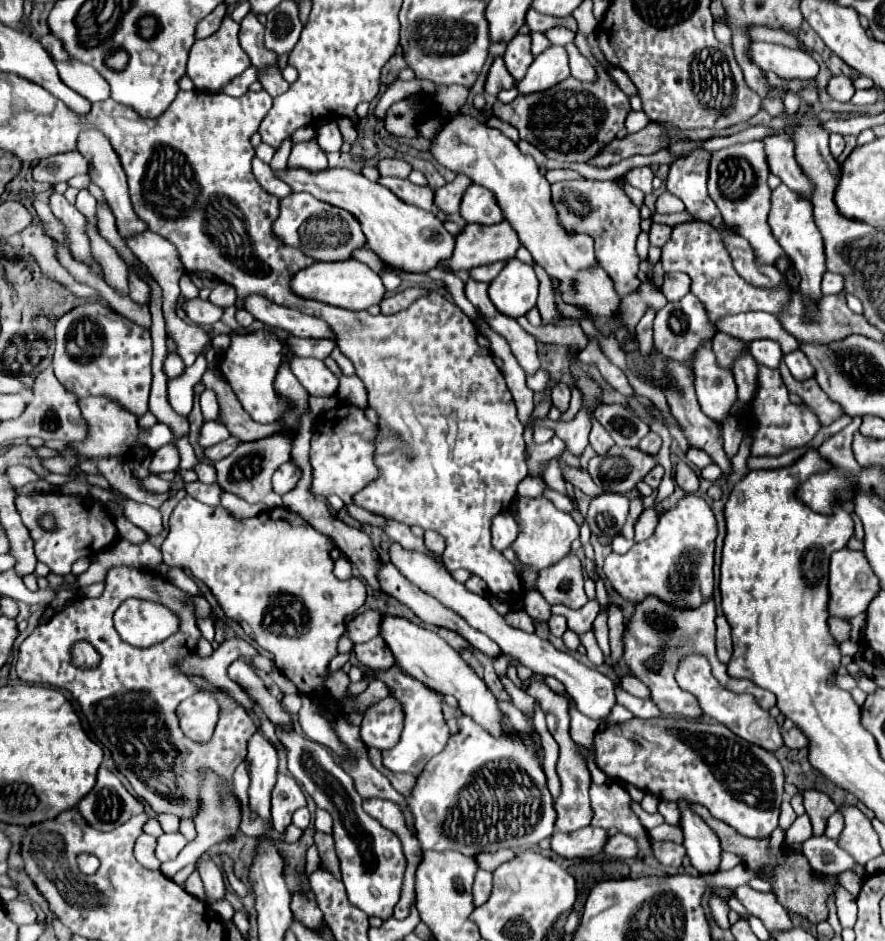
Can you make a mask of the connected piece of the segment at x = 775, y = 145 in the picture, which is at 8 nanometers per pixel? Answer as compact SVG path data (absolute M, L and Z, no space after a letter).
M788 134L766 136L762 142L770 172L776 174L788 188L810 198L810 182L806 182L806 176L794 160L794 144L790 142Z

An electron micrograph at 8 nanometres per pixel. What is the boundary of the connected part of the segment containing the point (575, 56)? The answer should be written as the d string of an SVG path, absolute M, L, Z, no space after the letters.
M566 44L564 46L566 52L568 52L568 58L570 58L570 74L582 82L588 82L588 80L594 80L596 74L594 74L594 68L590 66L590 62L586 62L586 58L582 58L582 54L578 52L578 48L574 44Z

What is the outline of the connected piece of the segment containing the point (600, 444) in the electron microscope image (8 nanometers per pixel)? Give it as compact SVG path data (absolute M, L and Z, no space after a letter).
M594 412L590 414L590 422L592 422L592 430L590 430L590 446L596 450L596 454L606 454L606 450L610 450L610 446L614 444L610 434L606 434L606 430L602 428L602 424L598 424Z

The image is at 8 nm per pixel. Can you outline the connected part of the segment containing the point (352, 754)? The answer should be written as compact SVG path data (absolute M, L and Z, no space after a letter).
M190 496L178 502L170 516L168 536L164 540L164 546L160 548L166 564L176 564L182 568L188 568L194 578L202 580L218 598L220 606L224 608L226 616L236 616L240 626L248 630L248 636L256 640L262 648L270 652L280 650L280 672L296 684L298 692L304 696L310 696L312 700L322 700L318 712L332 724L334 732L338 734L340 742L348 748L348 756L340 760L342 770L354 778L354 786L362 798L386 798L396 802L406 816L408 828L414 832L414 824L410 818L410 812L406 810L406 800L402 794L398 794L386 776L382 776L370 762L368 750L360 738L360 728L352 726L344 712L336 706L336 700L326 690L326 680L330 678L330 660L338 654L338 640L346 632L346 614L354 614L366 600L366 586L358 578L350 580L338 580L332 572L334 562L330 558L332 544L330 540L316 532L308 522L304 522L298 514L288 512L286 508L274 508L268 512L260 512L252 518L236 518L230 510L222 506L206 506Z

